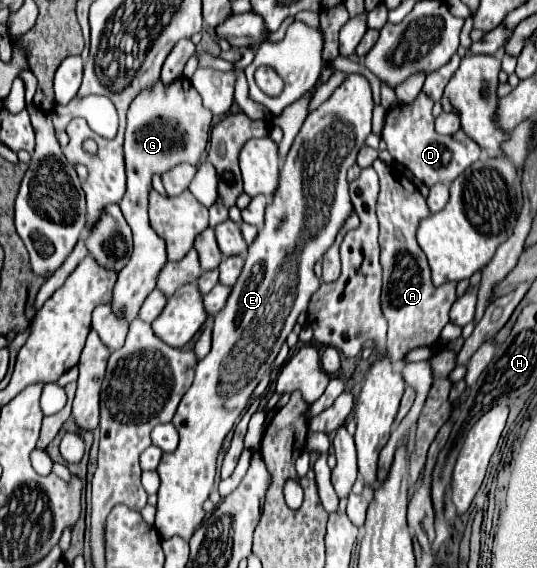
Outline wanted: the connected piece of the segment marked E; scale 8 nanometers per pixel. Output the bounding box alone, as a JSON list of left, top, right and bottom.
[154,75,372,541]

